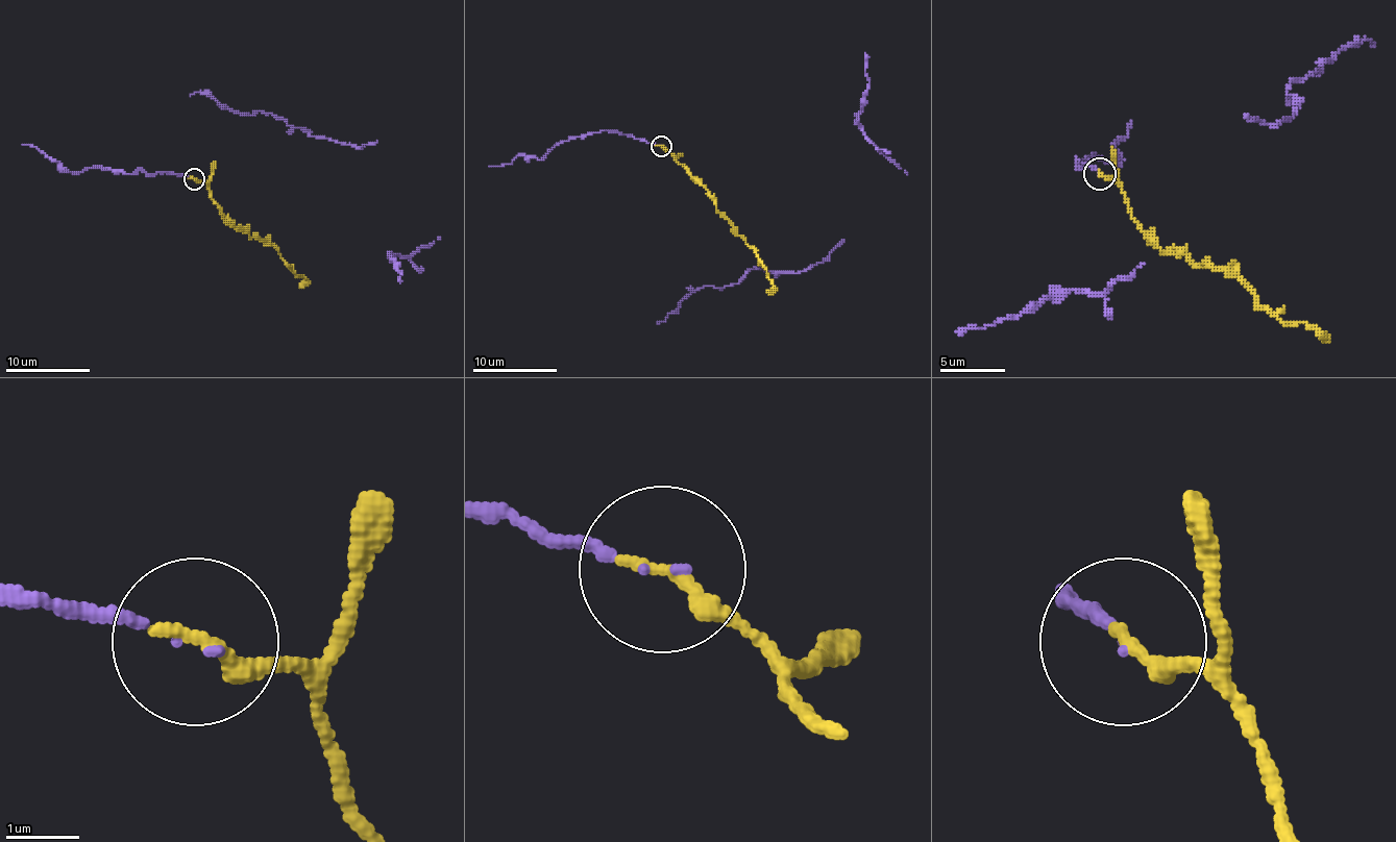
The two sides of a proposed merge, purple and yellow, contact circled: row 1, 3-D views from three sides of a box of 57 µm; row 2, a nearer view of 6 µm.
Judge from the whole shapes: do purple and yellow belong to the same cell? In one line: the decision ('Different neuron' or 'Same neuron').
Same neuron

